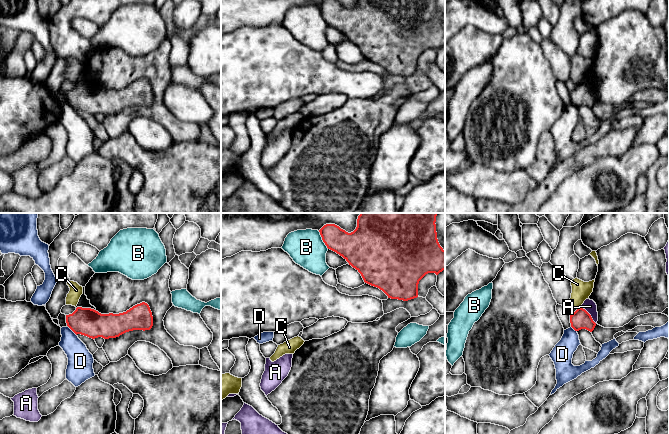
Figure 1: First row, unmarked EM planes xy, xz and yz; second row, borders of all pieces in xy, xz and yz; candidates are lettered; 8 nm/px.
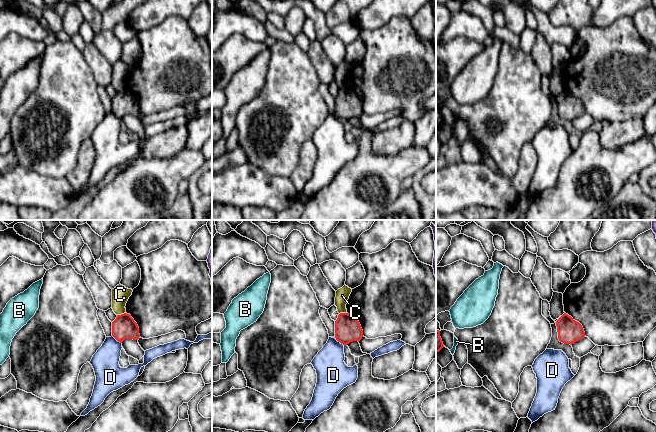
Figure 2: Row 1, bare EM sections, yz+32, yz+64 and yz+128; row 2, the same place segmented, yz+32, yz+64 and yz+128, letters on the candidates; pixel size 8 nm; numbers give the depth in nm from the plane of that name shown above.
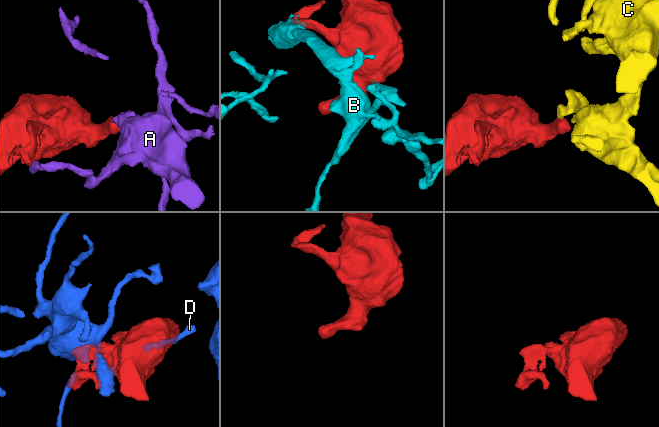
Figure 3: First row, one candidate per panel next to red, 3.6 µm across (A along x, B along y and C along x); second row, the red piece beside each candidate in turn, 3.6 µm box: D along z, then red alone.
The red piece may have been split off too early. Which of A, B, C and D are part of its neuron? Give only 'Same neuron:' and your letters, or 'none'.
Same neuron: none

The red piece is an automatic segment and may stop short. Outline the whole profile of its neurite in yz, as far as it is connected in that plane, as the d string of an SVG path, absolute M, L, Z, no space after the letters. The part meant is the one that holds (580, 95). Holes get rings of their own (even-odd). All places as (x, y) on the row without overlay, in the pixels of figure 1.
M577 84L577 86L570 91L571 103L575 107L581 105L586 105L592 108L596 102L596 99L593 97L591 91L583 84Z

